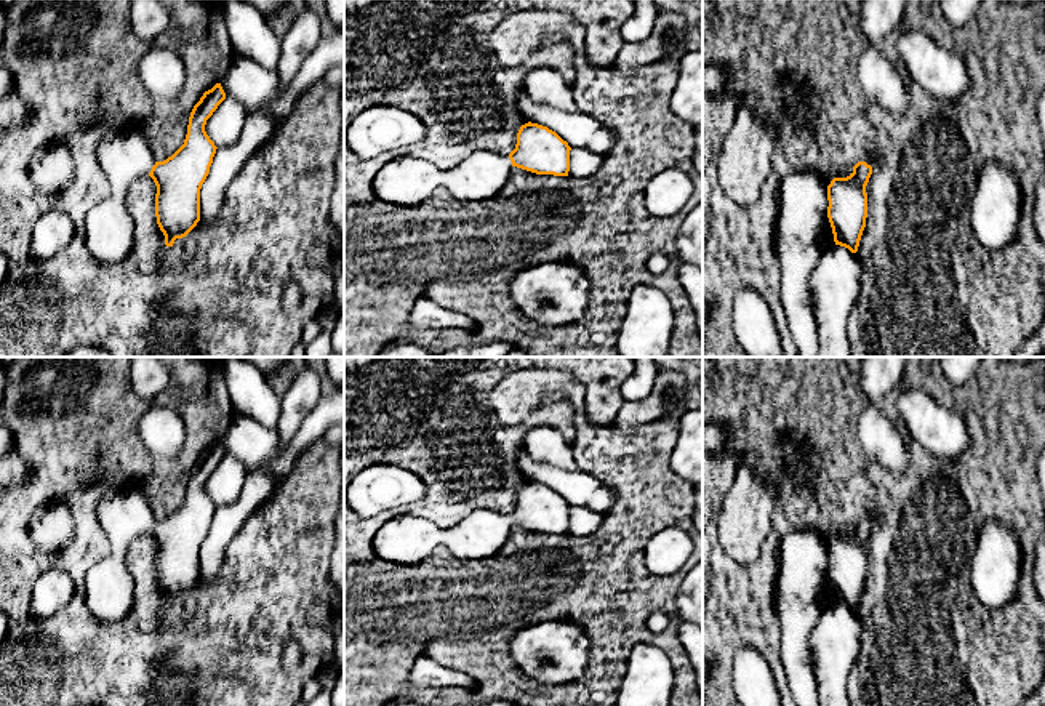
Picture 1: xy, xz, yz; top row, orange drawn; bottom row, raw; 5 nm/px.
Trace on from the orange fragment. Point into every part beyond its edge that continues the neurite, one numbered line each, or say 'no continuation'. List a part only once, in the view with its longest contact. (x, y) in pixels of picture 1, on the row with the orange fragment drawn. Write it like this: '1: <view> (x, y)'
1: xy (124, 156)

